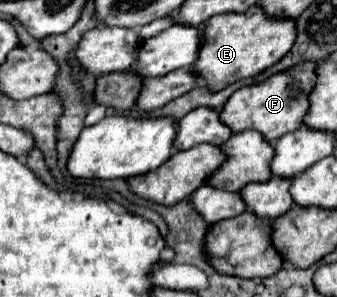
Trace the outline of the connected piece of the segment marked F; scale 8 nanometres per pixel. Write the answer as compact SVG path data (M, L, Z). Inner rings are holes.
M304 62L294 66L292 70L286 70L282 74L276 74L272 78L268 78L262 84L254 84L254 86L244 86L240 90L236 90L230 100L224 104L222 112L220 112L220 120L224 124L228 124L228 128L238 134L244 130L258 130L264 140L274 142L280 136L294 132L302 126L304 114L308 110L308 92L314 86L316 80L316 72L314 72L316 64L314 62Z

